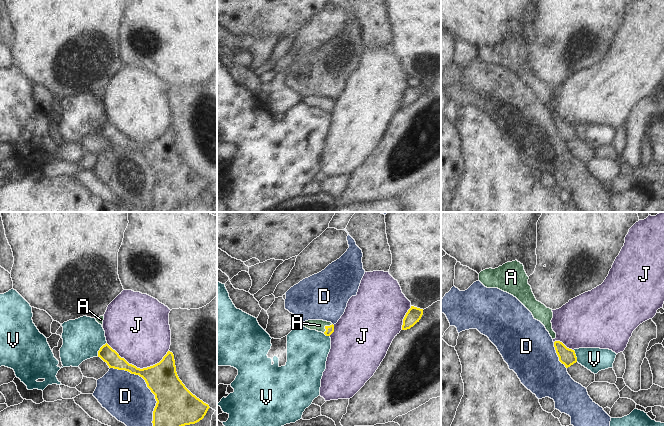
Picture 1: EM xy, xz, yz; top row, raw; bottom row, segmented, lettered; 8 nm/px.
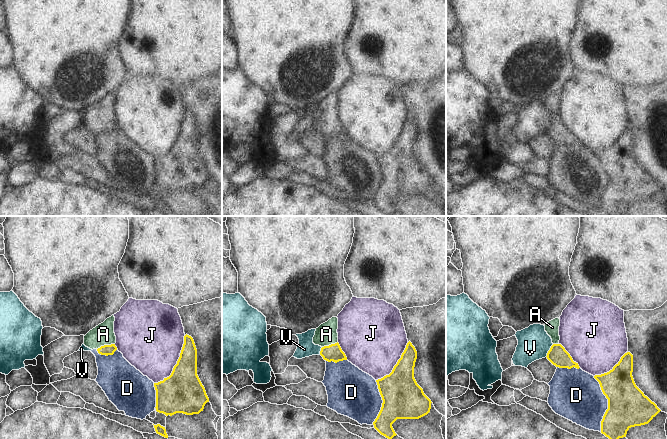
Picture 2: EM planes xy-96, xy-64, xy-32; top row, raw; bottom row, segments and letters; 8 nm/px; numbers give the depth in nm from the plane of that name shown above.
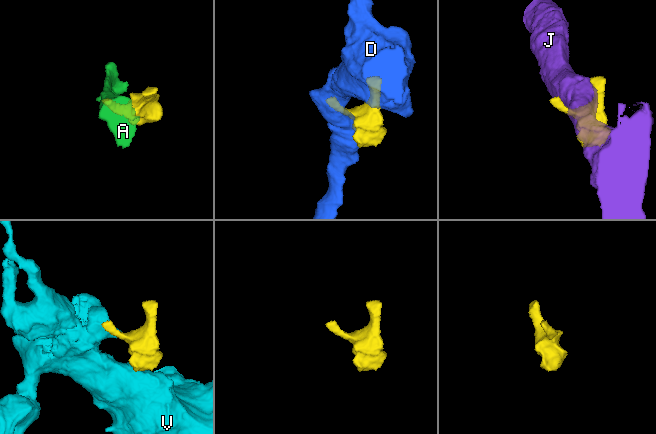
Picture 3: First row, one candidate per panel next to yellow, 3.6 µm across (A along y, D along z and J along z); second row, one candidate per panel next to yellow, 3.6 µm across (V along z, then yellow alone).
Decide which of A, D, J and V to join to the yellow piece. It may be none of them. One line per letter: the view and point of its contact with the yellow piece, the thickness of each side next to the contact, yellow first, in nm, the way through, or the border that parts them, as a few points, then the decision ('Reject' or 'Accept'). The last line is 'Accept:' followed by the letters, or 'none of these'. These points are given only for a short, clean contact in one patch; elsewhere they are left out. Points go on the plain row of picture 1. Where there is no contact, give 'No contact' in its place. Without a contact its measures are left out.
A: Touches yellow at xz (326, 102). Thickness 60 nm (yellow) against 100 nm. Path across: xz (329, 105), (326, 102), (319, 101). Accept
D: Touches yellow at xy (149, 164). Thickness 300 nm (yellow) against 380 nm. Reject
J: Touches yellow at xy (138, 144). Thickness 260 nm (yellow) against 440 nm. Reject
V: Touches yellow at xy (100, 125). Thickness 120 nm (yellow) against 320 nm. Boundary: xy (106, 118), (100, 124), (97, 131). Reject
Accept: A.

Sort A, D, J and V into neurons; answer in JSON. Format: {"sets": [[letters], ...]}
{"sets": [["A"], ["D"], ["J"], ["V"]]}

